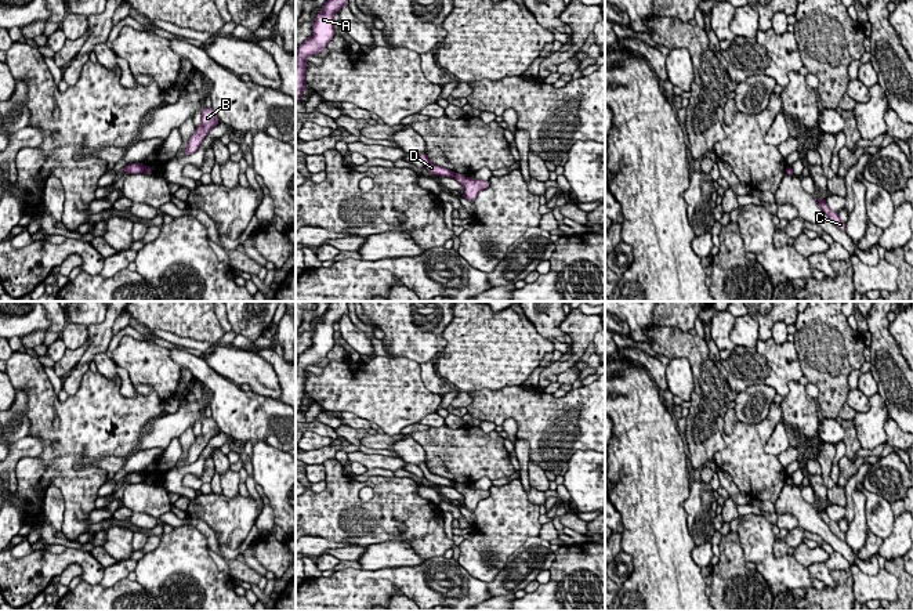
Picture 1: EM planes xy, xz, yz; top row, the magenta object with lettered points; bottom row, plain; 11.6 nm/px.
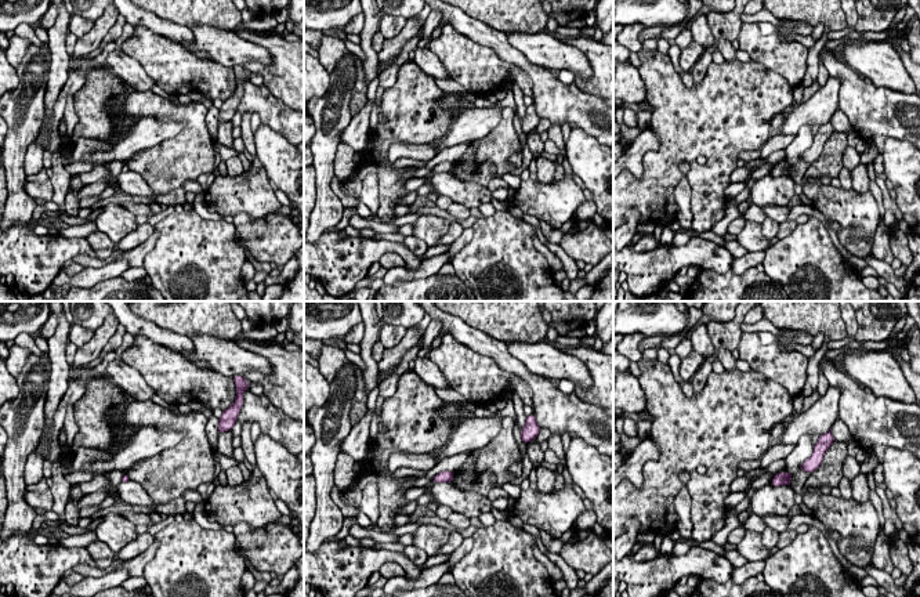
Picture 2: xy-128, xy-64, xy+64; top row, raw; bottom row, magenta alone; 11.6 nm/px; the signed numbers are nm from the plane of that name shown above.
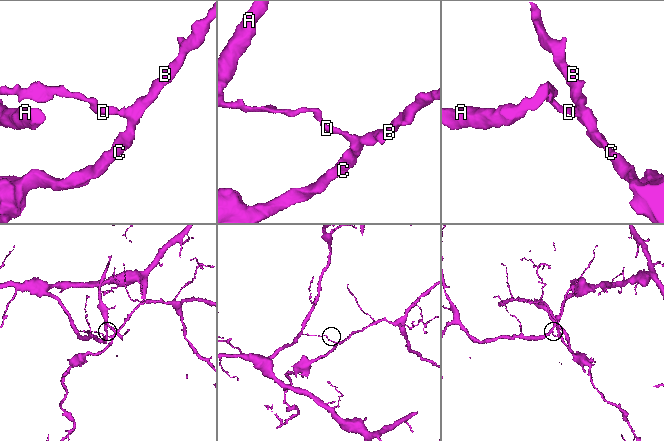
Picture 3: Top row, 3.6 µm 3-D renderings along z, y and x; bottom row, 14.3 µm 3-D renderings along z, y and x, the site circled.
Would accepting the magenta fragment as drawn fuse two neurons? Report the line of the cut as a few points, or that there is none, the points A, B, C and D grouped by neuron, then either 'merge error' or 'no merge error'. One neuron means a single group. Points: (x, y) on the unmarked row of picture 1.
cut in xz along (455, 483), (452, 485); A D / B C; merge error

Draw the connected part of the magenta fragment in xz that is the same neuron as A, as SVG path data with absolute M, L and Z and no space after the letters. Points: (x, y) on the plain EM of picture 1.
M331 301L322 322L316 325L312 346L296 359L296 415L300 412L305 395L307 366L322 362L334 346L333 325L348 315L347 301Z

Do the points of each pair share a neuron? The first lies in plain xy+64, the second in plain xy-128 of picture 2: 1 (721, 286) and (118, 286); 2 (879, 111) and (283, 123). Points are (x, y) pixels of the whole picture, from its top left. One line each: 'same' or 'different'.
1: same
2: same

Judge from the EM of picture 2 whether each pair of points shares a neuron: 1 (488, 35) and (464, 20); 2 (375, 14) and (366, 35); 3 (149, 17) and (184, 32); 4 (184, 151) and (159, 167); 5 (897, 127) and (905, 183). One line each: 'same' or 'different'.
1: same
2: same
3: same
4: same
5: different

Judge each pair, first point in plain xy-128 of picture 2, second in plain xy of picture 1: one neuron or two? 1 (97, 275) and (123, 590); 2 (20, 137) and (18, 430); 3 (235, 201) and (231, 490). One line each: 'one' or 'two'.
1: two
2: one
3: two

